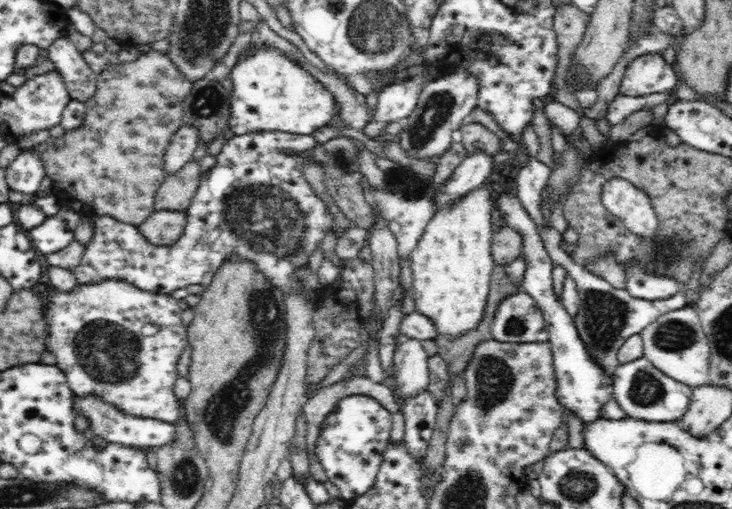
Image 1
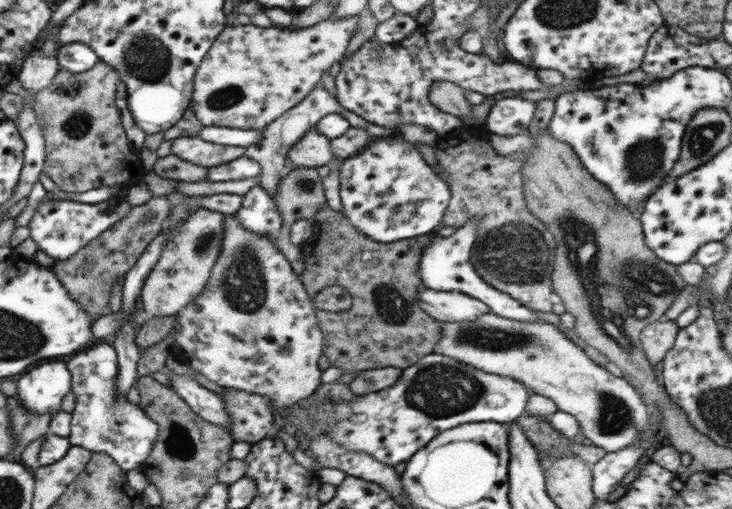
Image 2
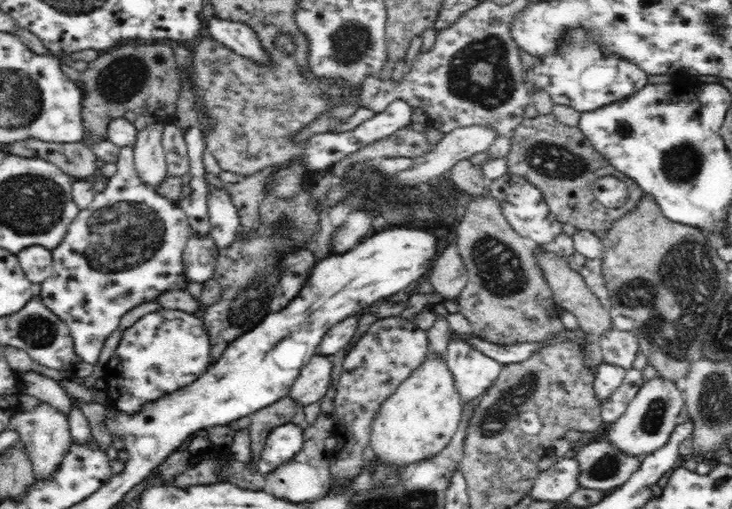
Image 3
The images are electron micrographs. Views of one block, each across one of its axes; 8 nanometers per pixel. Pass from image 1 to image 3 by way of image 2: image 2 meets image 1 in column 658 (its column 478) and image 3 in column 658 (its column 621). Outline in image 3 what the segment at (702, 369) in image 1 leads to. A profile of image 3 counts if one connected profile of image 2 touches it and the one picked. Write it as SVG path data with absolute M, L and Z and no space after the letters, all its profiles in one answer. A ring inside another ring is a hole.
M656 376L646 381L631 399L624 414L611 425L605 427L604 440L610 441L622 453L630 456L646 456L662 448L670 440L670 434L678 424L678 414L684 408L685 396L680 384L664 377Z

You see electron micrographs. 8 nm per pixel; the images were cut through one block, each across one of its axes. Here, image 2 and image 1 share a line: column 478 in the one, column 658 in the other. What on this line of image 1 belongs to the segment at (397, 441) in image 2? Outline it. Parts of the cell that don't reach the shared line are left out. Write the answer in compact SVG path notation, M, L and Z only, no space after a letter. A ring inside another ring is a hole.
M645 357L616 366L612 374L611 396L627 417L648 422L679 421L689 409L693 388L666 376Z

